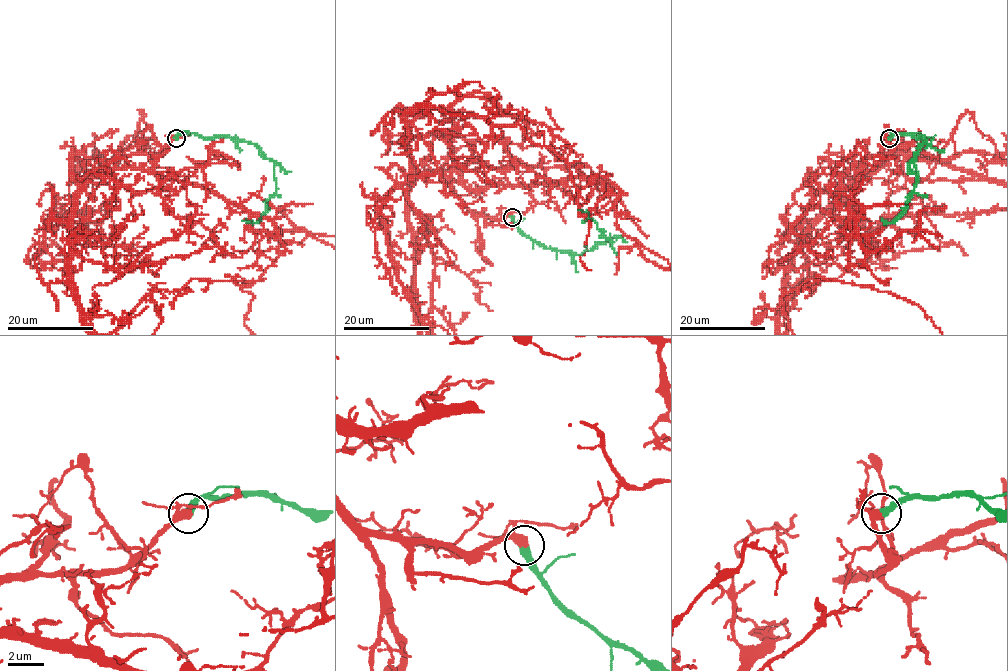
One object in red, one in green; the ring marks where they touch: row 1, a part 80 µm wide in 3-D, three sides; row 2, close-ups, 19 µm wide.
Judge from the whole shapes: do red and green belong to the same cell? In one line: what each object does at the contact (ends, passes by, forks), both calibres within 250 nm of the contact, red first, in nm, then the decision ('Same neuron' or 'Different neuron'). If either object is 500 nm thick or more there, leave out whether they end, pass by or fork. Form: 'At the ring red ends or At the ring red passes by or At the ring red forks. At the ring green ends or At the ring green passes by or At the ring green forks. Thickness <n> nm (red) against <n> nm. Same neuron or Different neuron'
At the ring red passes by. At the ring green ends. Thickness 360 nm (red) against 440 nm. Same neuron

